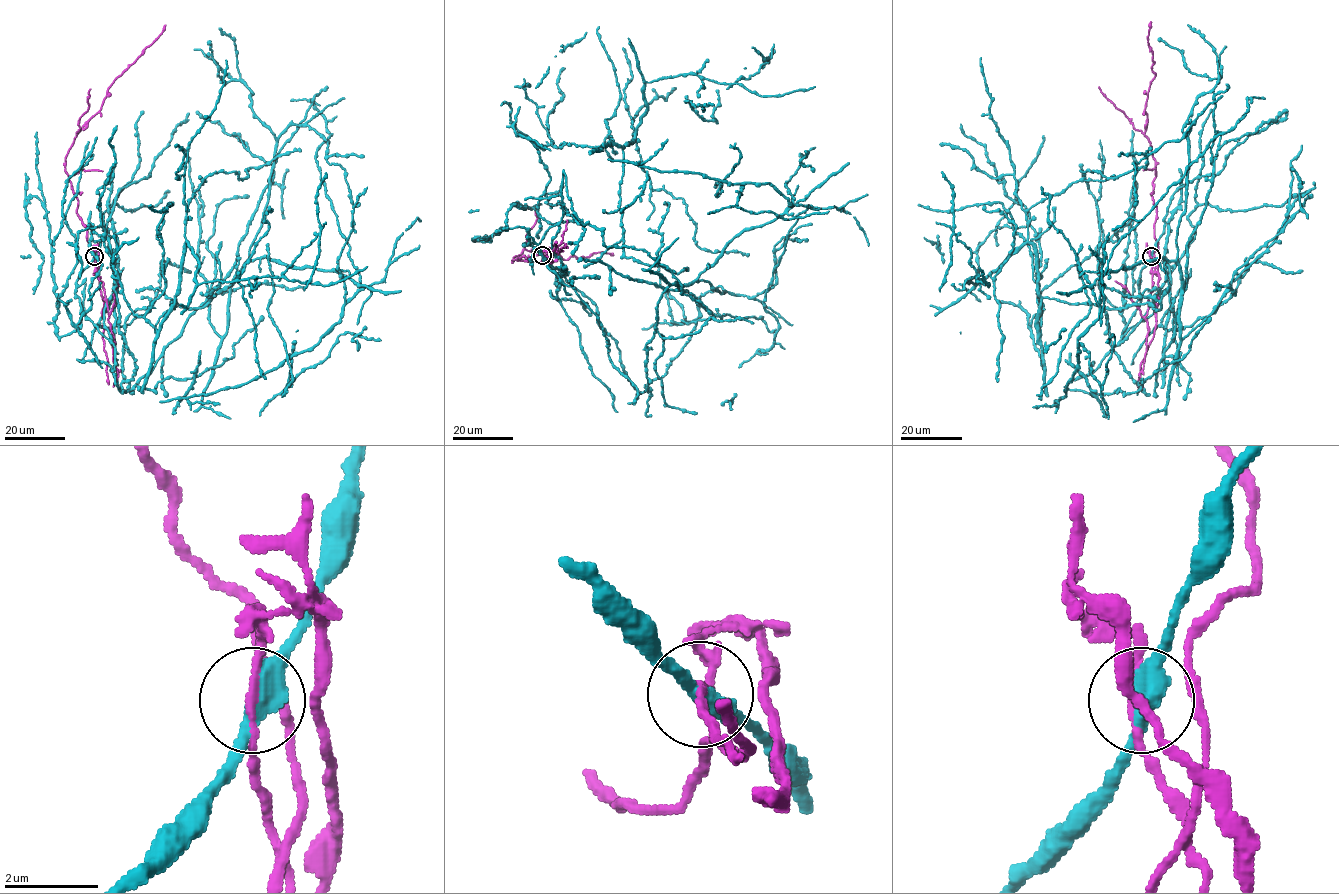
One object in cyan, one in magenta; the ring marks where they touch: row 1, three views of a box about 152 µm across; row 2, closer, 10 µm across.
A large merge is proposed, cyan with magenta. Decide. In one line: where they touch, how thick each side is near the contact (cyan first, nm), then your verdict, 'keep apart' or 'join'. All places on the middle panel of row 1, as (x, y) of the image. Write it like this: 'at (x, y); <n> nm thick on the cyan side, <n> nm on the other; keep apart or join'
at (542, 255); 440 nm thick on the cyan side, 150 nm on the other; keep apart

